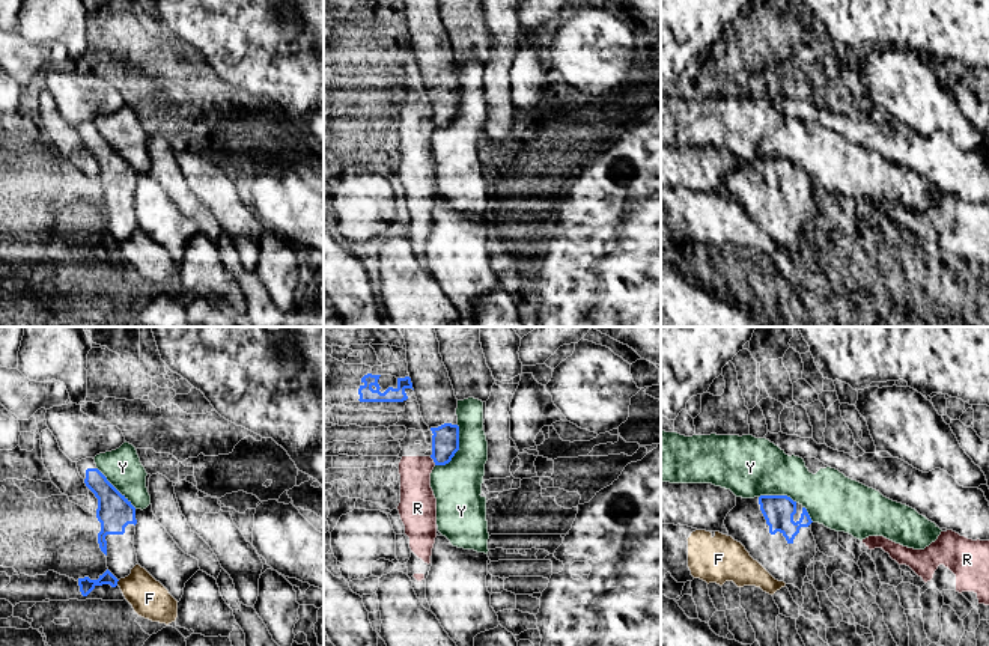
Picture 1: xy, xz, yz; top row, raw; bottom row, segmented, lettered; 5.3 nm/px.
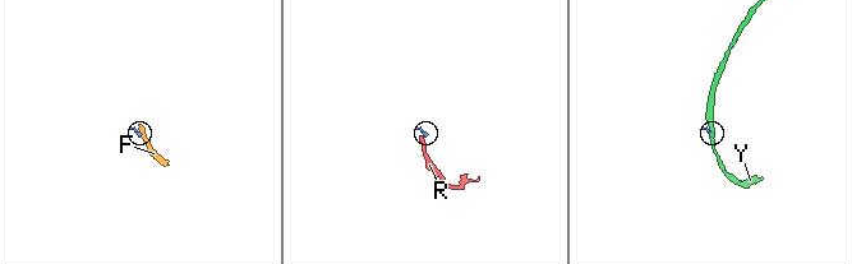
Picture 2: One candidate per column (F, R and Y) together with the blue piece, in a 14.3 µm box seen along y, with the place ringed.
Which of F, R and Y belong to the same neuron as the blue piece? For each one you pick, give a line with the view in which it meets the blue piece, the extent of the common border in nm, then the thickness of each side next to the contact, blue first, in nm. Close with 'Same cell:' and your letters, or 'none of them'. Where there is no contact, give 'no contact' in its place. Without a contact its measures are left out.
Same cell: none of them

